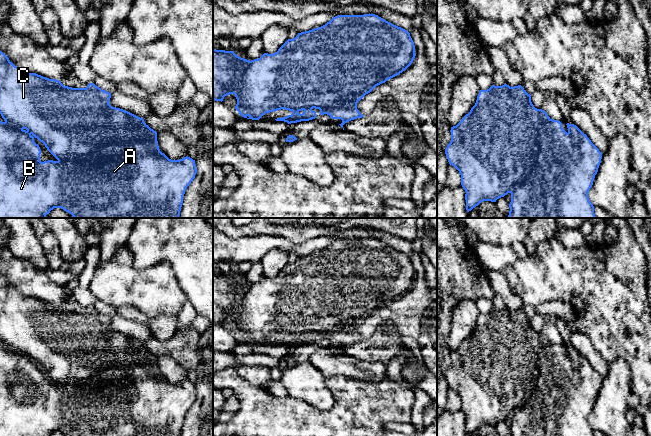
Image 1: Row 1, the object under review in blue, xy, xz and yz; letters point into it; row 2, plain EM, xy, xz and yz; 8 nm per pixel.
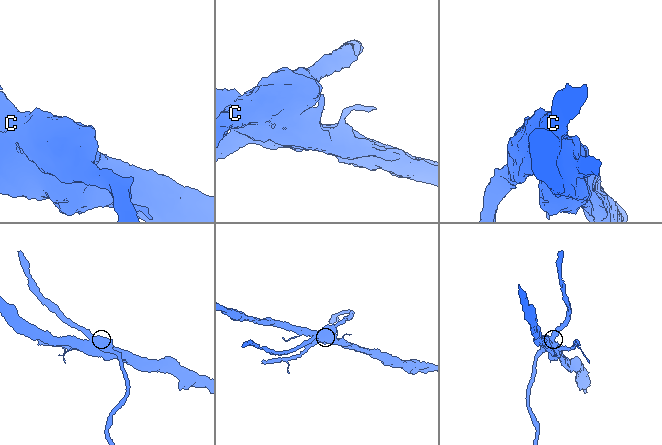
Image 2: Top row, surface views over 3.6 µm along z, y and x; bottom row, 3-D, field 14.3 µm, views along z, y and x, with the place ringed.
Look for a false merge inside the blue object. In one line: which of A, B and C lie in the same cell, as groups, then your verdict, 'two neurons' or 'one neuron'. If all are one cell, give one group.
A B / C; two neurons

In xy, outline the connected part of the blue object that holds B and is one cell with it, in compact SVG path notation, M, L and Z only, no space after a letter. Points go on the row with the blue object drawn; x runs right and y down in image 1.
M0 121L0 218L46 218L46 215L50 213L51 210L54 208L61 208L64 211L70 213L73 218L179 218L180 211L183 203L183 196L185 194L186 188L190 185L190 183L195 178L197 173L195 160L186 156L179 160L171 160L167 156L164 156L163 153L158 149L158 141L147 139L145 135L121 135L116 129L115 133L111 134L100 134L99 138L99 145L92 146L90 150L85 154L83 159L79 158L70 158L63 161L53 161L48 160L41 162L40 161L40 154L41 150L38 144L34 142L34 137L26 130L19 129L16 125L9 124L7 122Z

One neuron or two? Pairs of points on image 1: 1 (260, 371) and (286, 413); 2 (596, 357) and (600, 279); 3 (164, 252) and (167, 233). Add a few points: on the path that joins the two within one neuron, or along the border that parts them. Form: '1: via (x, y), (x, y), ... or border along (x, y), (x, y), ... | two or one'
1: border along (238, 374), (252, 384), (259, 386) | two
2: border along (581, 332), (589, 338), (593, 347), (608, 363) | two
3: via (165, 247), (168, 244), (168, 238) | one

